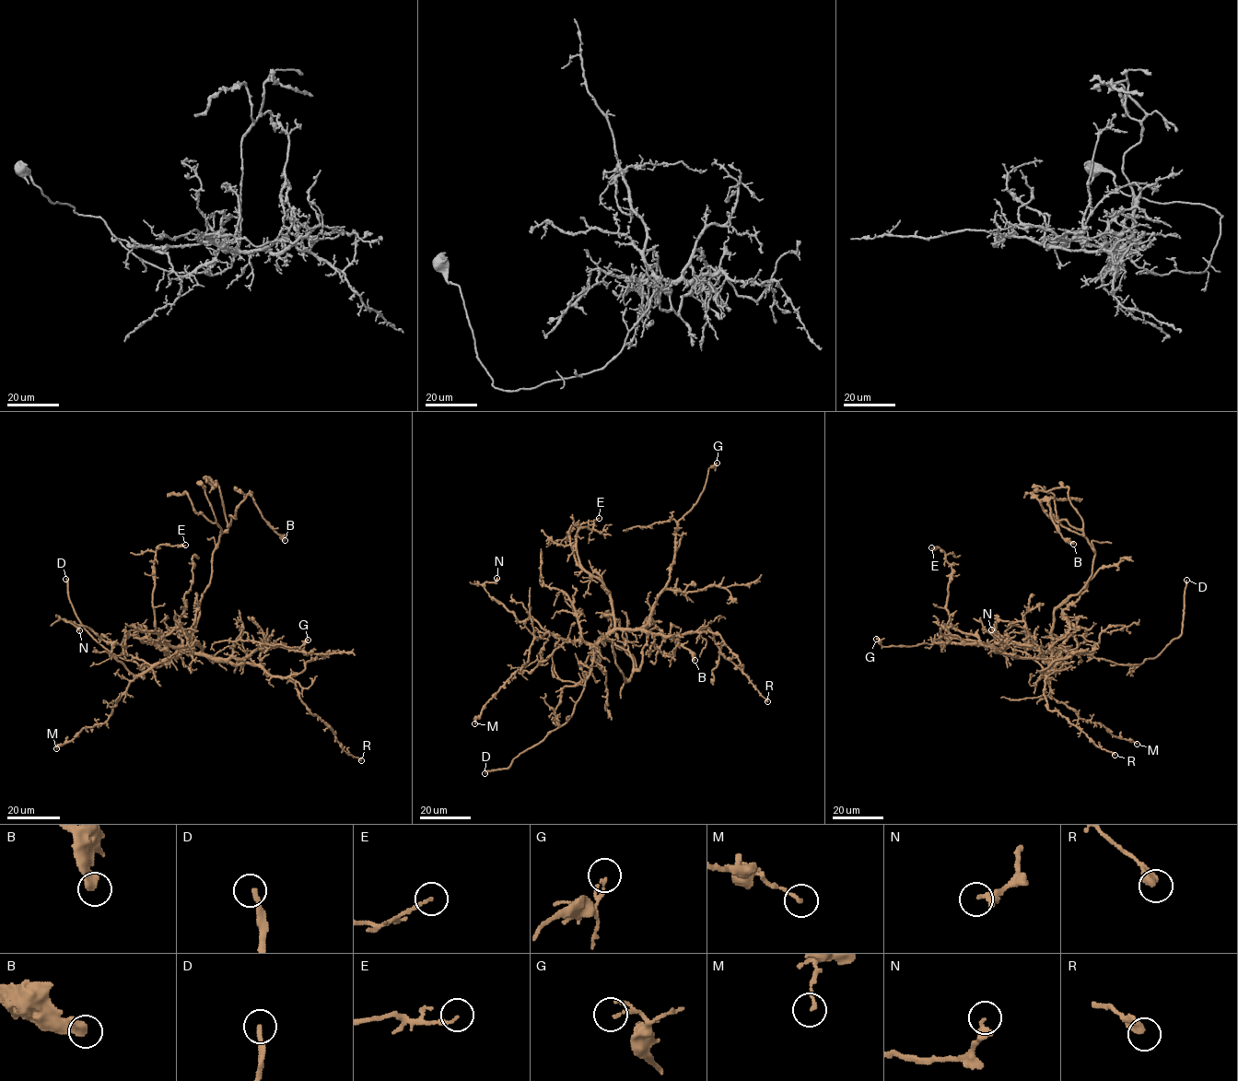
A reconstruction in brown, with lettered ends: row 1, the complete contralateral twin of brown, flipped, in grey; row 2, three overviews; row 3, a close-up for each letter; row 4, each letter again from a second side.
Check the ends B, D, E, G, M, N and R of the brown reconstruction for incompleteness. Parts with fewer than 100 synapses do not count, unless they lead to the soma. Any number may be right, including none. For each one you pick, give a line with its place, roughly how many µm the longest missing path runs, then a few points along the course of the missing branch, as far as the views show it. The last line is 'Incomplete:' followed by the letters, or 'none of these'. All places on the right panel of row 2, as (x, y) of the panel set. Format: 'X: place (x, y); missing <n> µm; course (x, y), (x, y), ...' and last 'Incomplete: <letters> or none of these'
D: place (1186, 580); missing 80 µm; course (1186, 580), (1195, 565), (1208, 524), (1209, 499), (1207, 497), (1208, 493), (1198, 487), (1203, 475)
Incomplete: D

